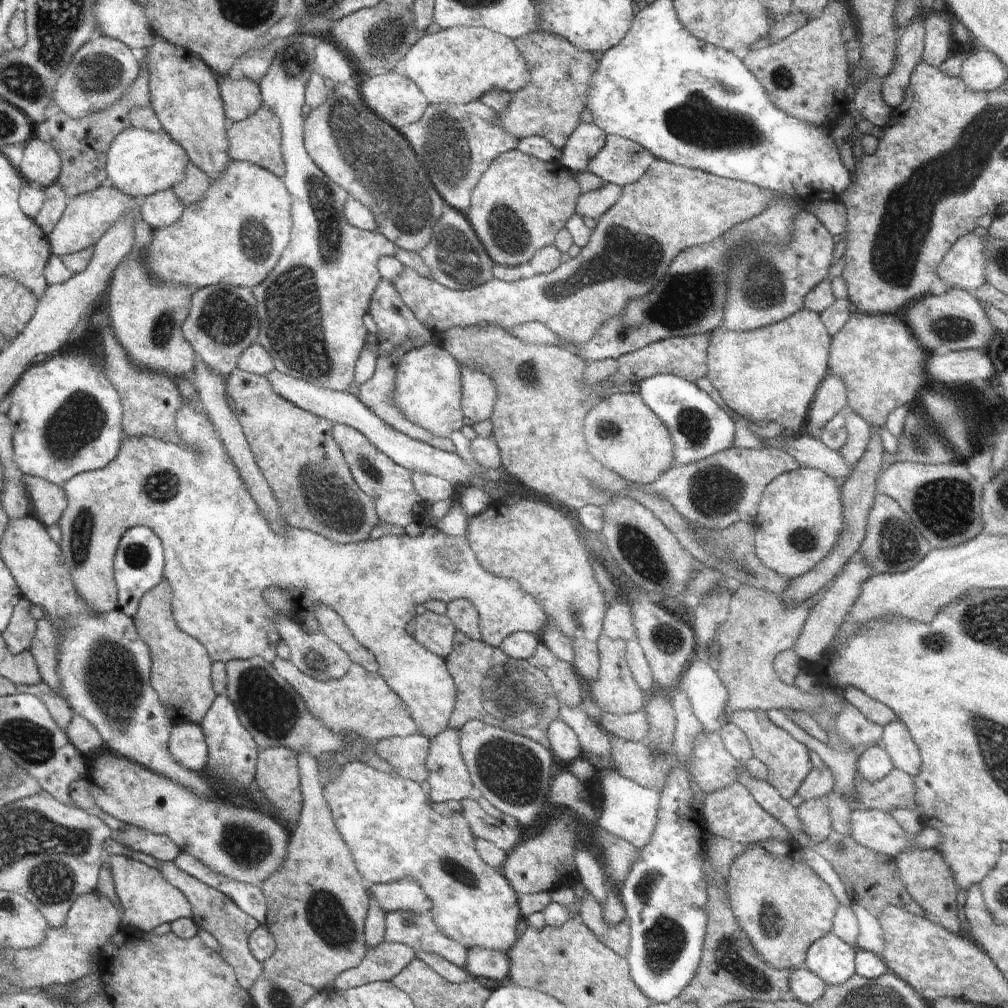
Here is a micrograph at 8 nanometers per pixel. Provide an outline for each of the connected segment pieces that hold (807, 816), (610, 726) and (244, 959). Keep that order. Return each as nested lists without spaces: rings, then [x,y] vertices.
[[[827,796],[805,801],[796,809],[798,818],[802,822],[804,832],[808,832],[808,838],[821,843],[830,836],[832,829],[832,816],[828,808]]]
[[[646,709],[638,712],[614,714],[605,711],[600,712],[600,724],[606,732],[614,734],[618,738],[635,743],[646,742],[648,736],[648,721]]]
[[[168,861],[158,862],[158,864],[160,864],[160,868],[158,868],[160,874],[188,898],[188,902],[191,904],[191,918],[198,928],[205,930],[216,938],[217,944],[220,946],[219,954],[224,958],[224,962],[228,966],[232,966],[240,986],[244,990],[250,990],[263,973],[263,963],[258,962],[252,956],[248,946],[248,938],[258,928],[259,922],[252,916],[248,916],[243,910],[240,910],[226,894],[219,890],[214,890],[214,888],[206,886],[194,876],[182,872],[180,868],[176,868],[176,864]]]

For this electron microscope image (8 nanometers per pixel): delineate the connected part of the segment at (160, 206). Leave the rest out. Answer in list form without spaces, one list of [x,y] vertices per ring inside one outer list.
[[[171,190],[158,191],[140,199],[140,214],[153,229],[172,226],[185,207]]]

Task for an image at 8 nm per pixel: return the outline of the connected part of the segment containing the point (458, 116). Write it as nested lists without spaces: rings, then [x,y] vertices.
[[[483,102],[468,104],[430,103],[424,116],[412,124],[400,127],[429,179],[445,201],[447,209],[463,213],[470,206],[472,191],[492,160],[499,154],[516,149],[520,138],[500,126],[498,113]]]

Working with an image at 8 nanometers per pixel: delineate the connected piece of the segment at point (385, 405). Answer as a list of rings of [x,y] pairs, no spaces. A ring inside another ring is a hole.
[[[408,338],[408,346],[394,348],[390,356],[379,355],[372,378],[362,384],[356,383],[356,386],[359,388],[359,393],[357,394],[358,400],[360,400],[366,408],[371,408],[372,412],[374,412],[376,416],[380,416],[380,418],[384,420],[386,424],[389,424],[392,428],[394,428],[394,430],[402,432],[402,434],[405,434],[406,436],[411,436],[414,440],[425,442],[438,450],[456,453],[456,448],[448,437],[436,436],[436,434],[432,434],[432,432],[425,430],[425,428],[418,426],[418,424],[414,424],[412,420],[405,418],[404,414],[396,408],[396,404],[392,404],[394,392],[396,392],[396,366],[400,364],[400,360],[402,360],[402,356],[404,356],[406,352],[410,352],[410,350],[417,348],[422,348],[422,346],[414,346],[414,344],[412,344],[412,340]]]

